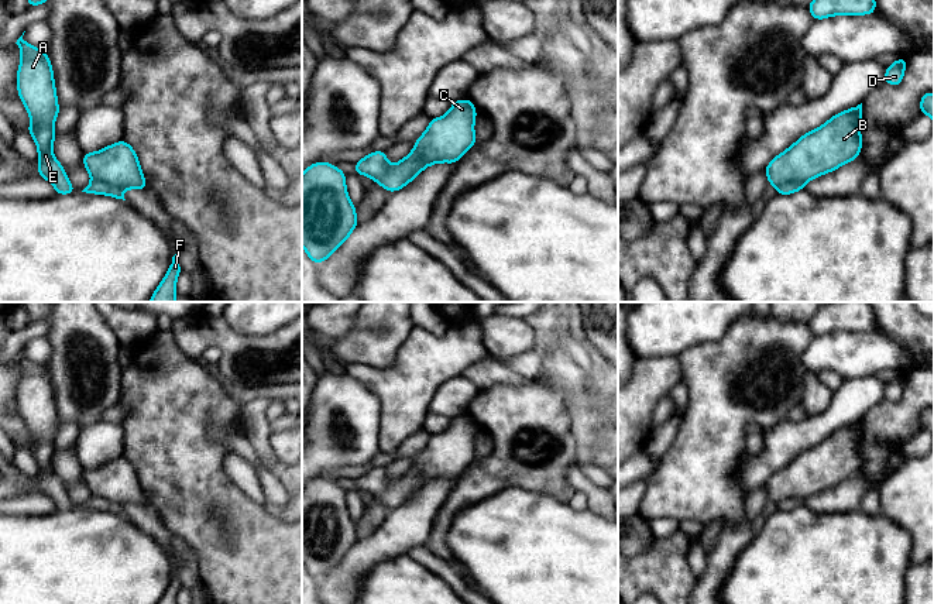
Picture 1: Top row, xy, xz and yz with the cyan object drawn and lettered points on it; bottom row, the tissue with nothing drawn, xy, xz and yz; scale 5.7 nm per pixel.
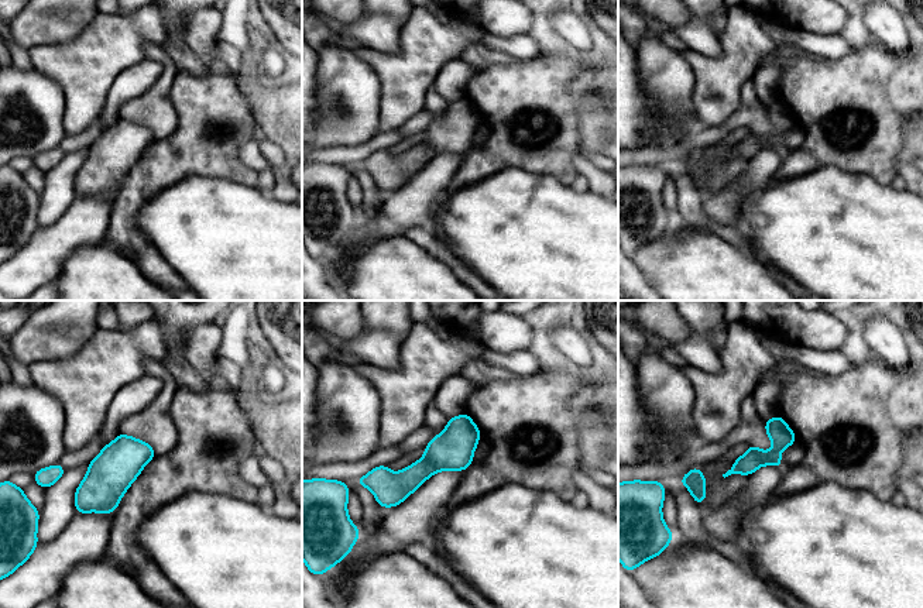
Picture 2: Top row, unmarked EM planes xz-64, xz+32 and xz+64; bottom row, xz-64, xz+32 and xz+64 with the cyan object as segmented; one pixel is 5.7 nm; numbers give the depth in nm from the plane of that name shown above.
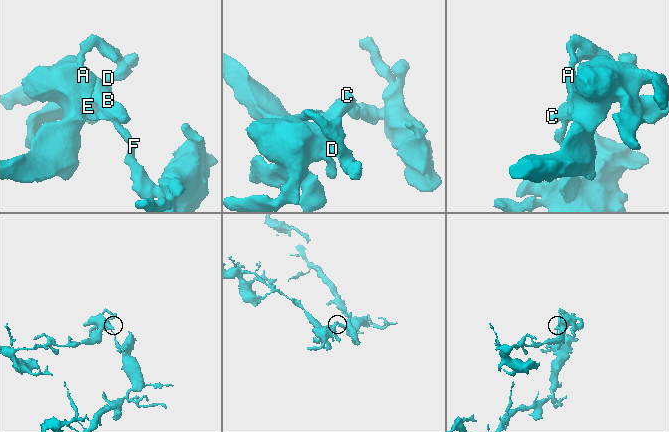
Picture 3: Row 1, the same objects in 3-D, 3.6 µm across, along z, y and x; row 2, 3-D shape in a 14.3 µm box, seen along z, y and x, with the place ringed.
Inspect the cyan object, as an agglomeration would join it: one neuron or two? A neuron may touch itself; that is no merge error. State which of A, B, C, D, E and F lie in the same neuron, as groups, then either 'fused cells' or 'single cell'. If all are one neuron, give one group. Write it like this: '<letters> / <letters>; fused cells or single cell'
A B C D E F; single cell

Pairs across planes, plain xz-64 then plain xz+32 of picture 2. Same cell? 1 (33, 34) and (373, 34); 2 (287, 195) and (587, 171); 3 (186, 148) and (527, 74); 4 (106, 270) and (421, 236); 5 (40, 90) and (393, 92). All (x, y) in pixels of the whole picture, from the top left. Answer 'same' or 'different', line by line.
1: same
2: same
3: same
4: different
5: different

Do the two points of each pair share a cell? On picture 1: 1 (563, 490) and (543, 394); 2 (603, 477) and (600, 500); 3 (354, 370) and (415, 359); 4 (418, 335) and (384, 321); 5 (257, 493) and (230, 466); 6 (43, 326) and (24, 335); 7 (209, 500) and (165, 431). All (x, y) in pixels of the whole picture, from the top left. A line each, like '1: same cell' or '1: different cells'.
1: same cell
2: different cells
3: same cell
4: different cells
5: same cell
6: same cell
7: same cell

